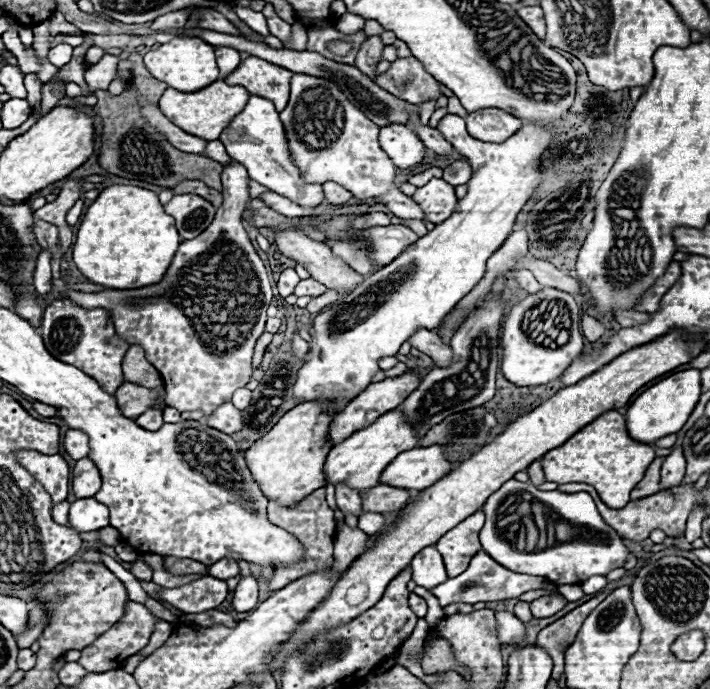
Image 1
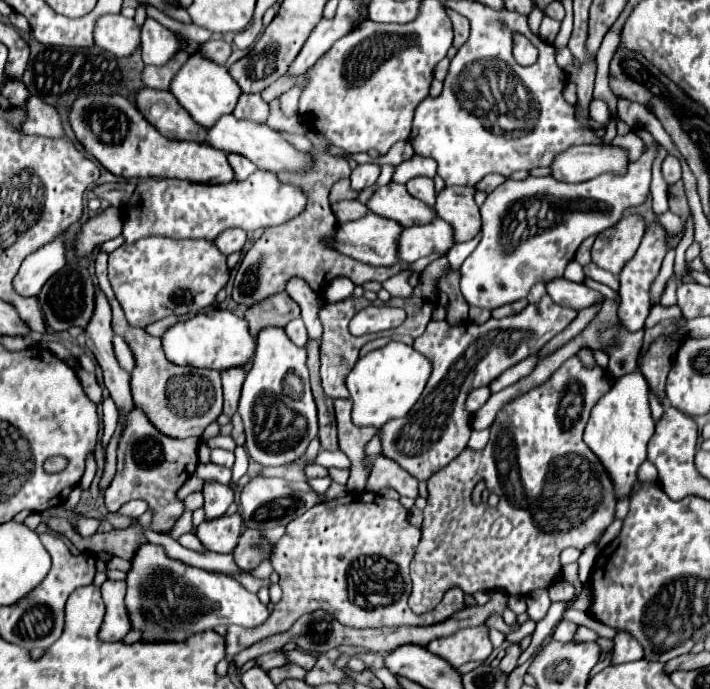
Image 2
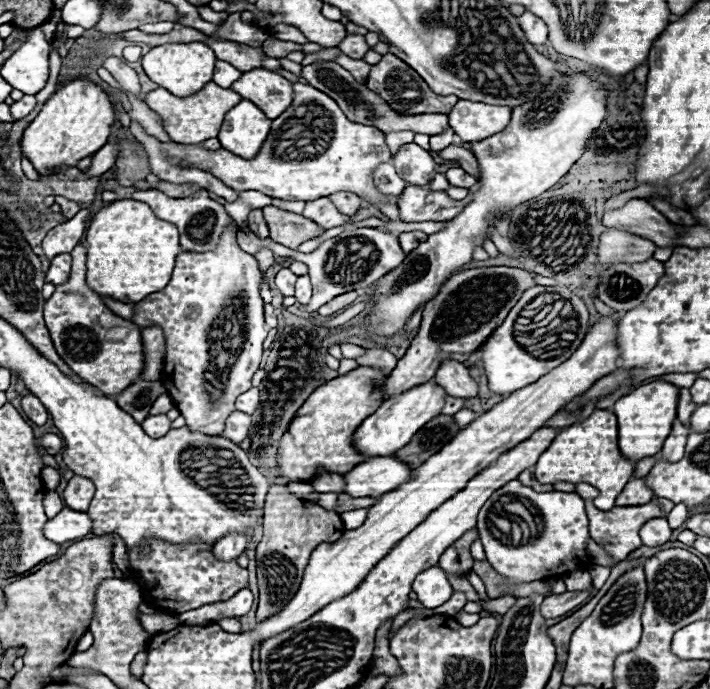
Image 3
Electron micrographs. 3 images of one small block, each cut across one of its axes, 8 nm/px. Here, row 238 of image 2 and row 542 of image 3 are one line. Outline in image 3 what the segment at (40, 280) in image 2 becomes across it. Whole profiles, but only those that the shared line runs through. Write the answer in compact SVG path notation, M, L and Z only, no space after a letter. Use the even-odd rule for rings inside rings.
M64 508L44 524L44 538L56 544L84 538L90 532L90 518L86 512L74 512Z

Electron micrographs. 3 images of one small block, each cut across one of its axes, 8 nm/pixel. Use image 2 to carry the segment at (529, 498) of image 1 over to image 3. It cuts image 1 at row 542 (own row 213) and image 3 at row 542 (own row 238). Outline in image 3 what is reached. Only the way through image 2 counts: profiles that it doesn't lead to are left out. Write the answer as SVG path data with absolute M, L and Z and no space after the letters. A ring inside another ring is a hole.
M512 480L496 490L480 508L476 530L484 546L488 564L510 584L544 580L590 566L590 556L586 552L586 540L590 538L588 518L584 510L584 500L576 492L534 492L530 486L522 486L518 480ZM492 514L518 522L518 526L524 528L524 532L528 534L528 540L518 546L502 544L498 538L492 536L488 528Z

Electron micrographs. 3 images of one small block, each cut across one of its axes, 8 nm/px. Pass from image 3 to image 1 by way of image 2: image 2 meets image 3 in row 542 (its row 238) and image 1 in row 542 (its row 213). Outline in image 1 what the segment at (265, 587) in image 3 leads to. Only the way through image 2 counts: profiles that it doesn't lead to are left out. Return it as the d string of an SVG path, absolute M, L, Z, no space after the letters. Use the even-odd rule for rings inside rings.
M318 488L308 498L304 498L304 502L298 502L292 508L284 508L284 506L280 506L276 502L270 502L268 504L268 520L272 524L288 530L296 538L300 538L300 542L306 548L302 562L298 562L296 566L288 566L284 570L274 570L274 576L270 580L272 590L280 590L280 588L284 588L288 582L292 582L296 578L308 576L312 572L328 570L332 566L332 542L334 542L334 536L336 536L336 522L334 522L334 512L326 504L326 490L324 488Z

